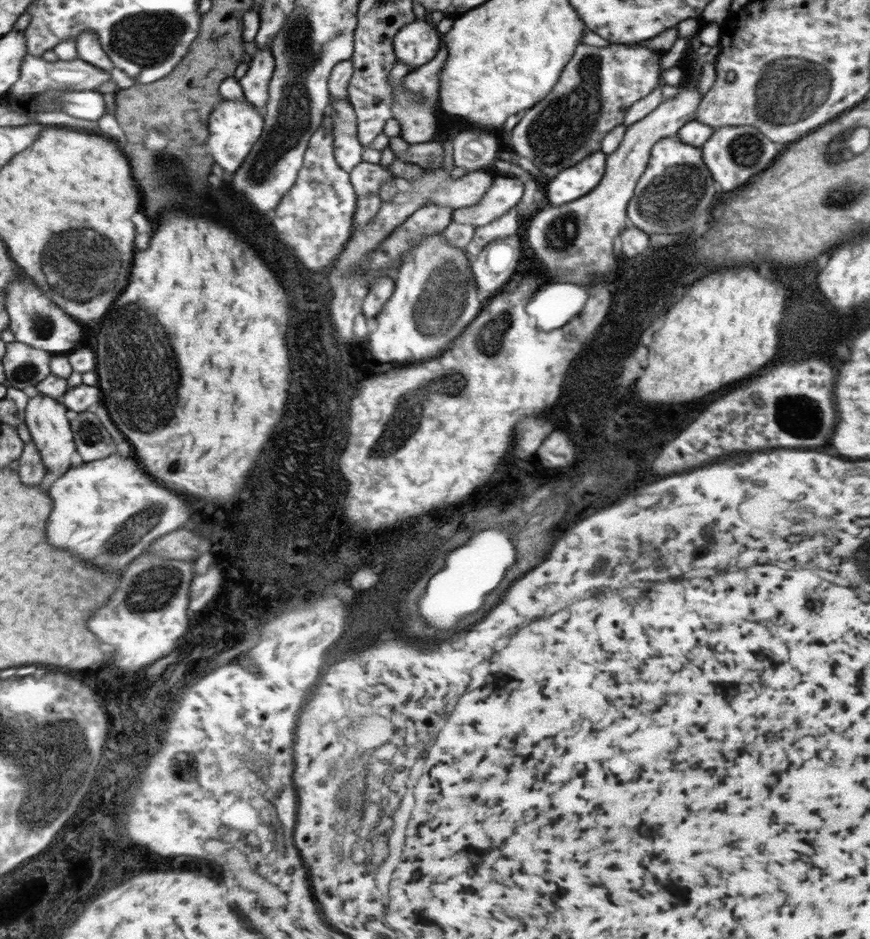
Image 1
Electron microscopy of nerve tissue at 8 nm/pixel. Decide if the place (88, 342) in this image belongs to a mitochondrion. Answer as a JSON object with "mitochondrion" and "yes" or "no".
{"mitochondrion":"no"}

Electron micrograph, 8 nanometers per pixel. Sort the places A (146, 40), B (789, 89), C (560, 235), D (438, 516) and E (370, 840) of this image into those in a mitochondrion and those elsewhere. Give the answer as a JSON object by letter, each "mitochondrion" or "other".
{"A":"mitochondrion","B":"mitochondrion","C":"mitochondrion","D":"other","E":"mitochondrion"}

